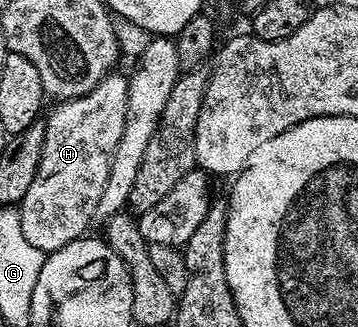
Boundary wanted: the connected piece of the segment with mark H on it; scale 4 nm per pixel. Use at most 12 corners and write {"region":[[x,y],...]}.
{"region":[[118,72],[45,118],[17,209],[33,248],[88,233],[127,115]]}

